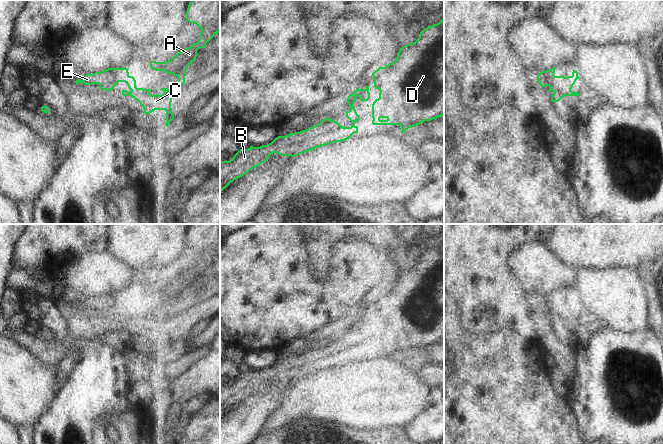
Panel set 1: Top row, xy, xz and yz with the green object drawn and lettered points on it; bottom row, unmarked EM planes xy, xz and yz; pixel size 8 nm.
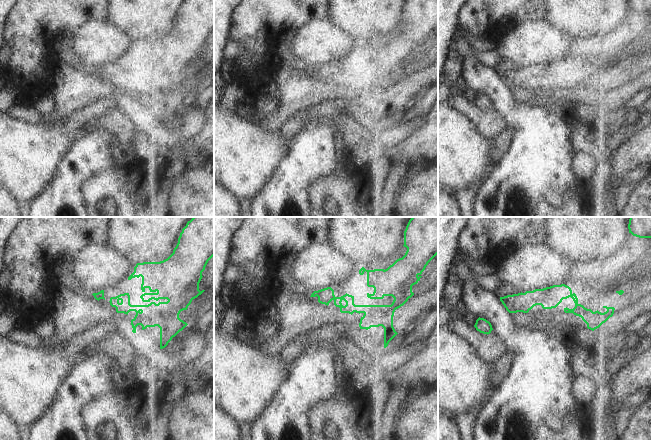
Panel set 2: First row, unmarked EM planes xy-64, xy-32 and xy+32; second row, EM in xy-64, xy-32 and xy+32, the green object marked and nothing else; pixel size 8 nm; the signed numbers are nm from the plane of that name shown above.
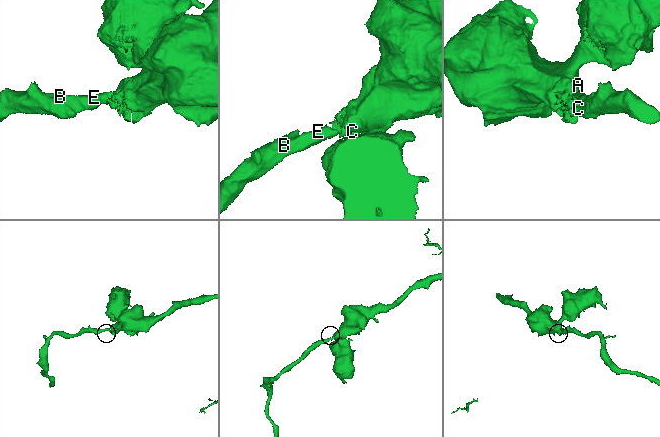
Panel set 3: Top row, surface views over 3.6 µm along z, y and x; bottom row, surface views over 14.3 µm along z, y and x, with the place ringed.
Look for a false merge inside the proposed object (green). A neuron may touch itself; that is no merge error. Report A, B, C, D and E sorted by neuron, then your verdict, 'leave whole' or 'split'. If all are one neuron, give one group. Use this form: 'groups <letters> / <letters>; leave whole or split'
groups A B C D E; leave whole

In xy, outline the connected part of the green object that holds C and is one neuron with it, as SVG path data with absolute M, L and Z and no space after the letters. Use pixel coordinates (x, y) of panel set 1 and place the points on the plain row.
M190 224L187 235L186 245L196 248L201 257L197 267L193 267L178 276L173 282L165 286L150 286L150 292L156 295L165 295L178 301L178 307L170 316L167 312L161 312L162 319L151 319L152 313L143 313L136 311L136 304L129 299L128 292L108 292L101 296L86 298L83 304L77 303L76 309L99 308L101 314L111 315L119 306L125 306L130 316L122 314L123 320L131 320L137 324L144 333L144 337L150 338L155 334L166 335L166 351L174 343L171 326L172 318L176 317L185 307L185 300L188 290L195 285L197 274L205 272L206 267L210 265L215 258L220 256L220 224Z

